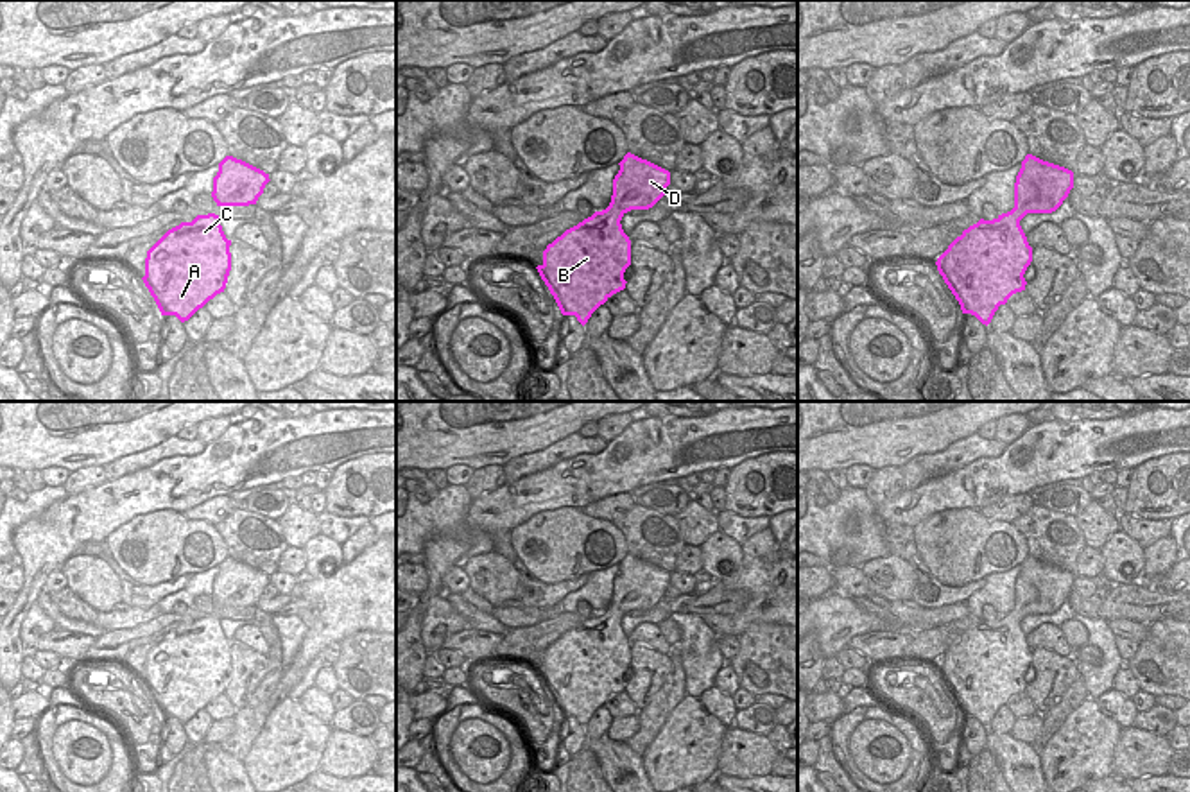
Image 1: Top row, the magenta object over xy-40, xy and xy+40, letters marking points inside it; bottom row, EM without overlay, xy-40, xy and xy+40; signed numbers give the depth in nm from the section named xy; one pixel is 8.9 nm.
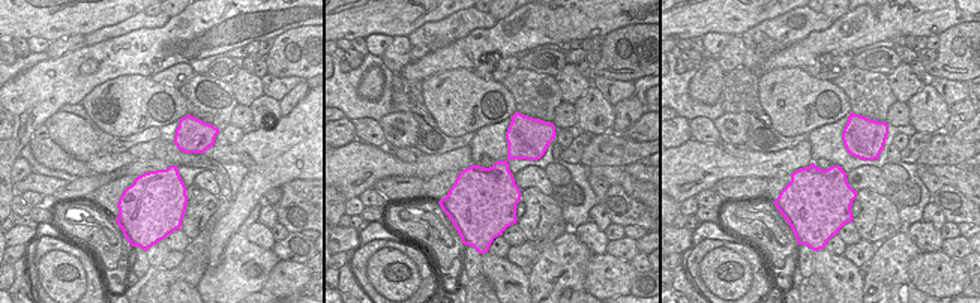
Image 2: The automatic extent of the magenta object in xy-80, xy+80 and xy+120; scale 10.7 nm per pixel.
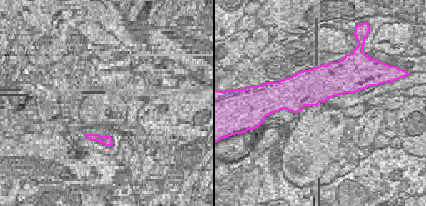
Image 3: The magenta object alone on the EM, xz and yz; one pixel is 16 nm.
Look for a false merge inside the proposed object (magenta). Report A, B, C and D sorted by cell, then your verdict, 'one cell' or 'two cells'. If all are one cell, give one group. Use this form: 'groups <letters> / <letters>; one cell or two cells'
groups A B C D; one cell

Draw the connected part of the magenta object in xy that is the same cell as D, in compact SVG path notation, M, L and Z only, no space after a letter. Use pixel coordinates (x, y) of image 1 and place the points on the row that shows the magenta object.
M631 152L618 165L609 206L548 244L543 263L536 267L561 314L575 315L582 326L600 305L625 288L631 240L622 229L622 217L652 208L670 185L668 170Z

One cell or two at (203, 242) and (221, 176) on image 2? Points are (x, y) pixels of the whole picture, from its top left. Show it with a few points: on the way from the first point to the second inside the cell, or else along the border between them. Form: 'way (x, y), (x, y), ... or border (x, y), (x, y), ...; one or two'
way (210, 225), (222, 209), (224, 192); one

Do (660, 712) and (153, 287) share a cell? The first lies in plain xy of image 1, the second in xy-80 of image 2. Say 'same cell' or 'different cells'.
same cell

